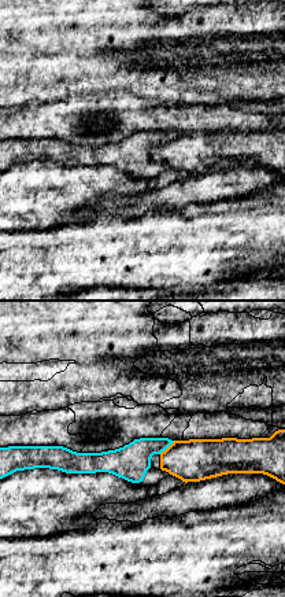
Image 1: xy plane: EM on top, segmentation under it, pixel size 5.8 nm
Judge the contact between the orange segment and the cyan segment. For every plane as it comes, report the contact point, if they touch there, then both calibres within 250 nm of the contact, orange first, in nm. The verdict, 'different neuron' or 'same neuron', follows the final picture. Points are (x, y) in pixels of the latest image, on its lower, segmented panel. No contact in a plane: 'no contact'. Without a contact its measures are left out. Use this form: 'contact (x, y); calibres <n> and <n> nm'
contact (167, 448); calibres 240 and 200 nm

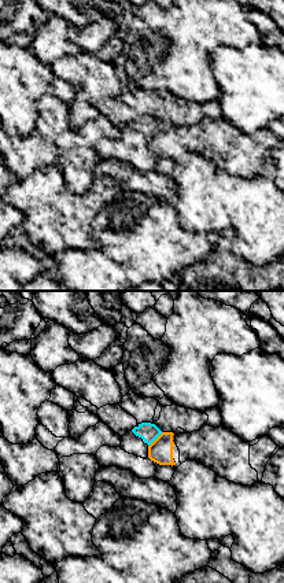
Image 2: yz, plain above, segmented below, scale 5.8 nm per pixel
contact (155, 439); calibres 140 and 110 nm

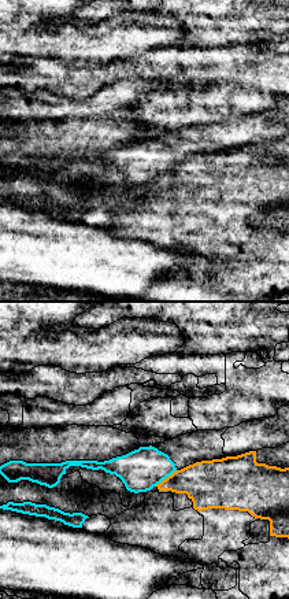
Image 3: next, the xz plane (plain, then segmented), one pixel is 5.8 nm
contact (167, 477); calibres 280 and 240 nm

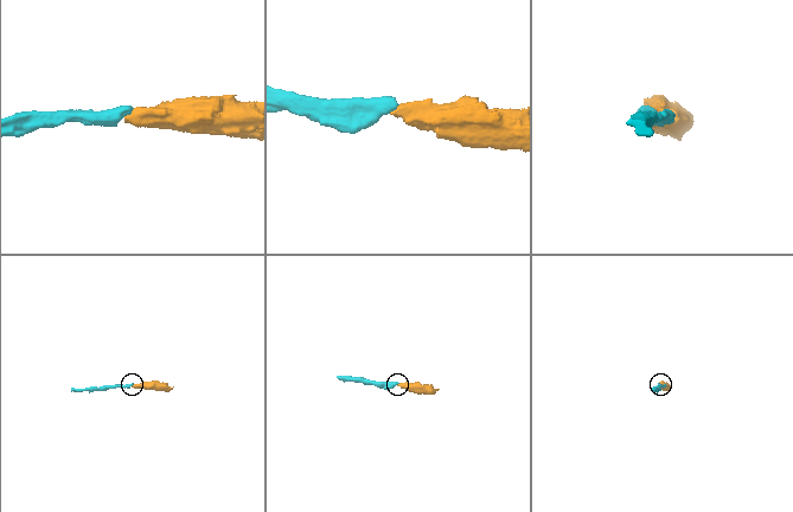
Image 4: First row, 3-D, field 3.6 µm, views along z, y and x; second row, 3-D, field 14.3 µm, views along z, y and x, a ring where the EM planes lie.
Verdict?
different neuron

